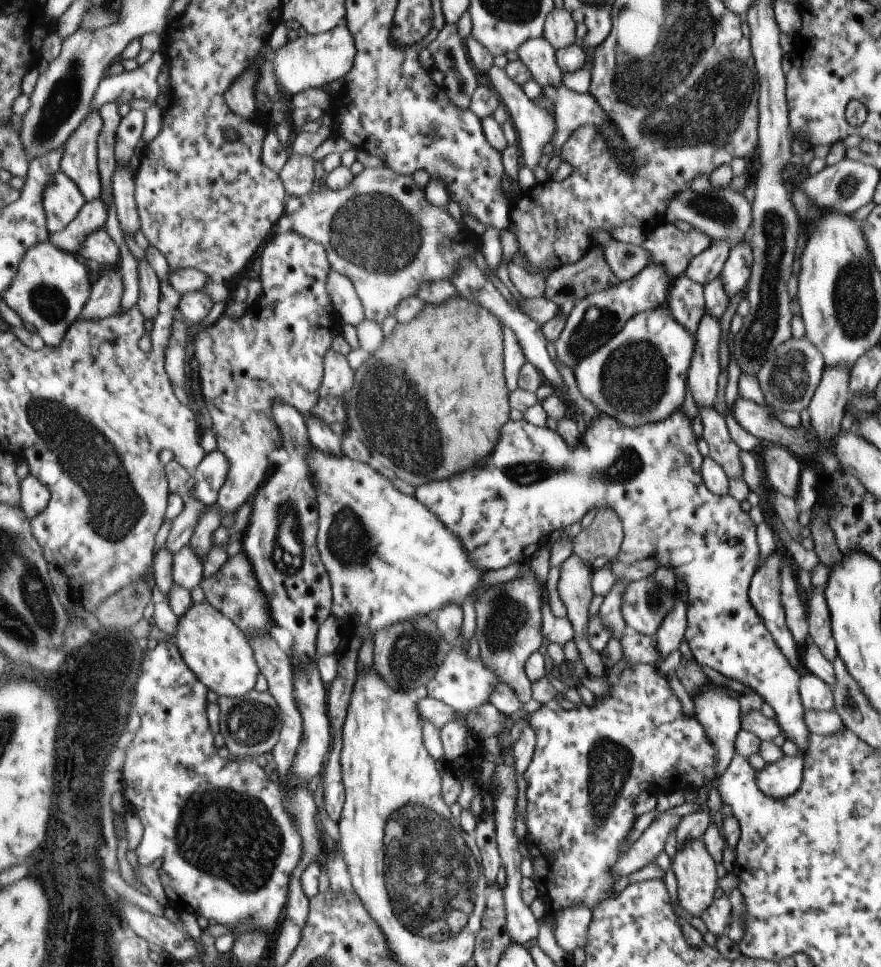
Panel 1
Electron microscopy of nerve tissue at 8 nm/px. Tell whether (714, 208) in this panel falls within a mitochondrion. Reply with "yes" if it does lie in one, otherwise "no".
yes

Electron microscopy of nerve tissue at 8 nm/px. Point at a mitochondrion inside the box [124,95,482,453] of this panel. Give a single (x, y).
(375, 232)

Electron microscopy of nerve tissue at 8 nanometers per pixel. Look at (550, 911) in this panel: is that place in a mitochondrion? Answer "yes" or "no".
no

